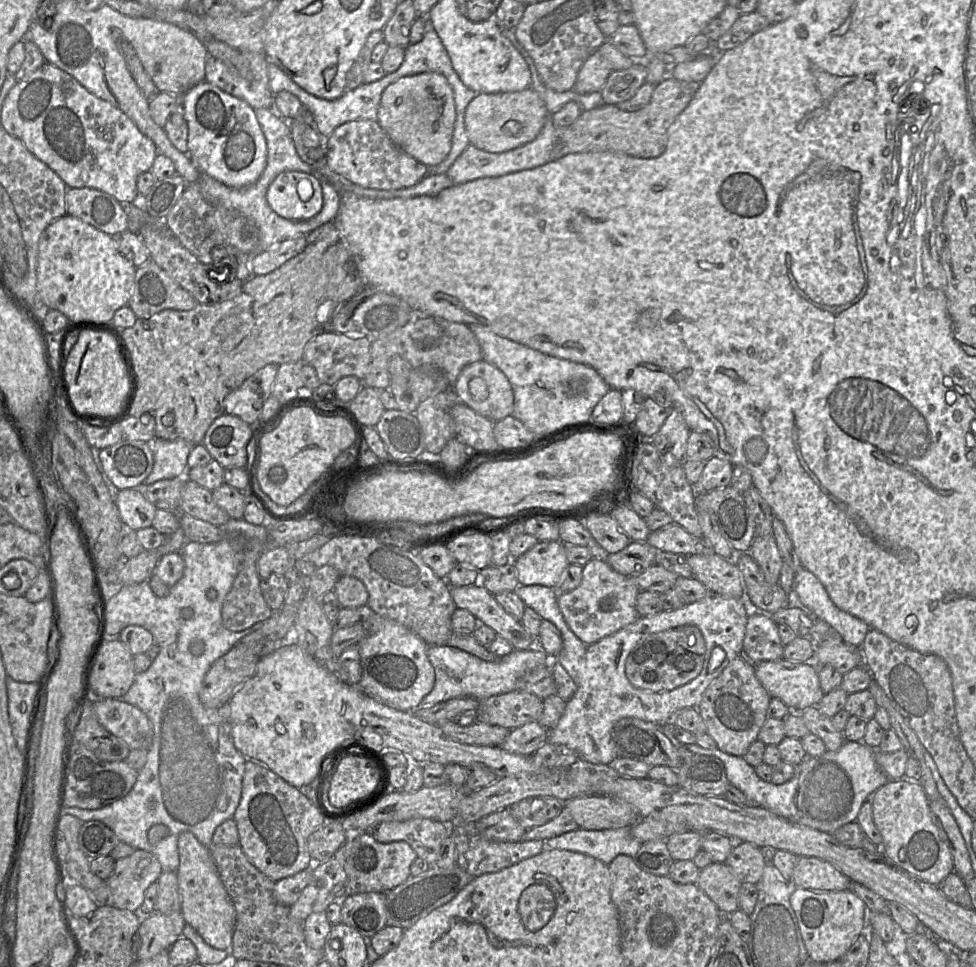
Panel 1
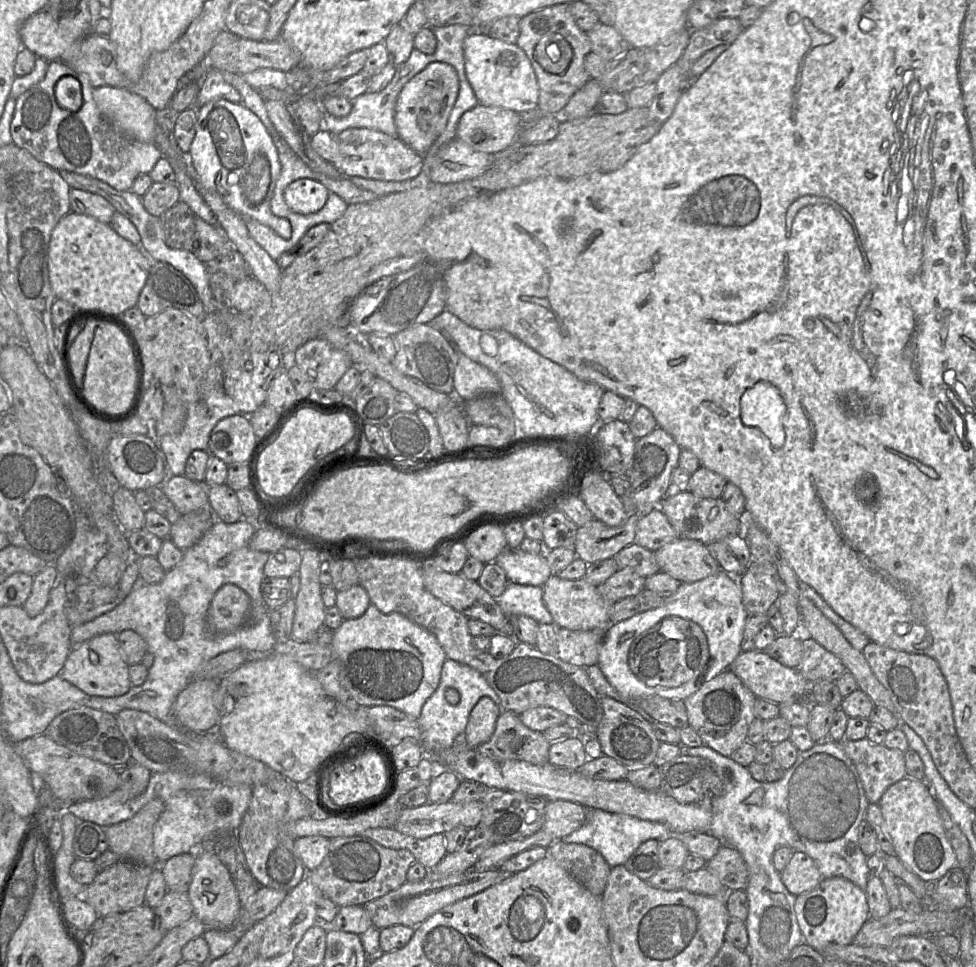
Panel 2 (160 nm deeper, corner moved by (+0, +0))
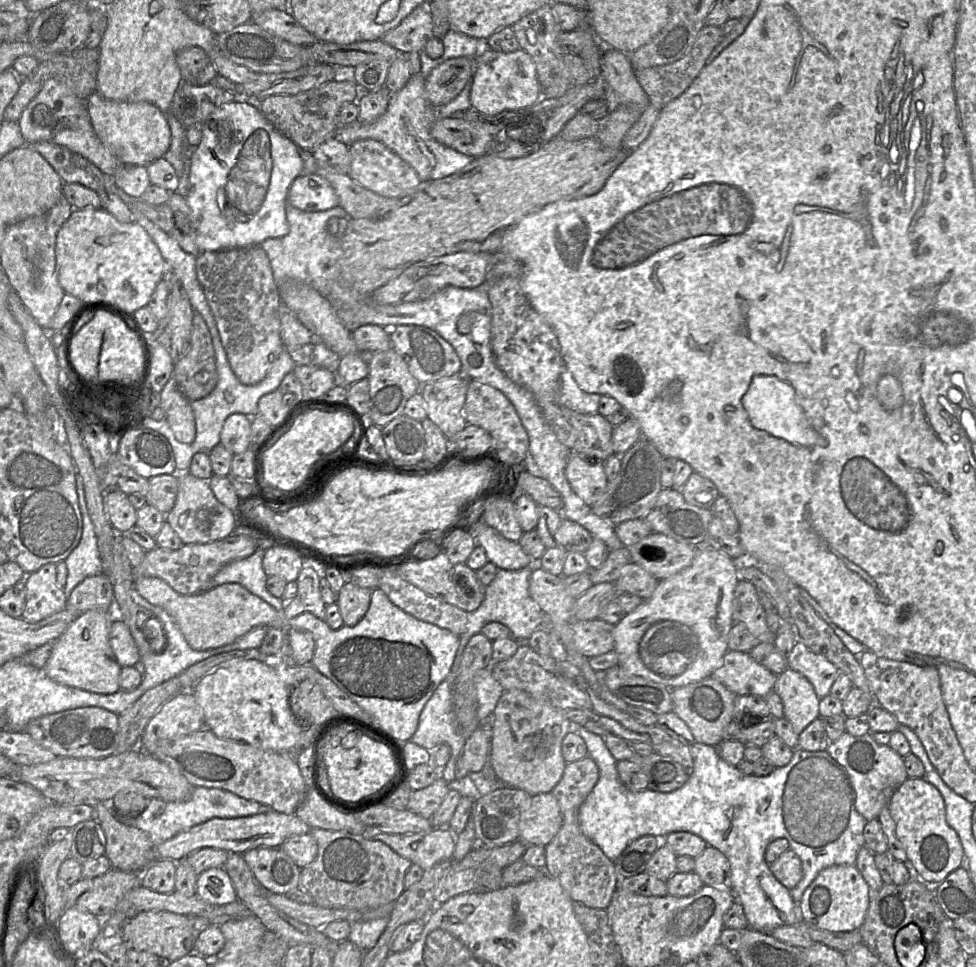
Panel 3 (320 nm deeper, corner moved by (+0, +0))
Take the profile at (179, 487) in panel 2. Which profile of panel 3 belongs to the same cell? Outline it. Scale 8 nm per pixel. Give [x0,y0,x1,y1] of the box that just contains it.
[146,473,178,515]

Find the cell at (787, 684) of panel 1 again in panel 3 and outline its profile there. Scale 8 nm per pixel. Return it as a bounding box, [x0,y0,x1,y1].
[711,651,777,697]

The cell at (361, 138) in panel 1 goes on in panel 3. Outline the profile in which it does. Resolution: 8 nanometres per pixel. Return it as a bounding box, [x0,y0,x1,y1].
[349,140,420,197]

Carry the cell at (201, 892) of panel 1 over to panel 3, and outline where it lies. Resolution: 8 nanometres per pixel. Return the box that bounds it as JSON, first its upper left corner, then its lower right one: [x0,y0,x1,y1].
[197,867,237,906]

